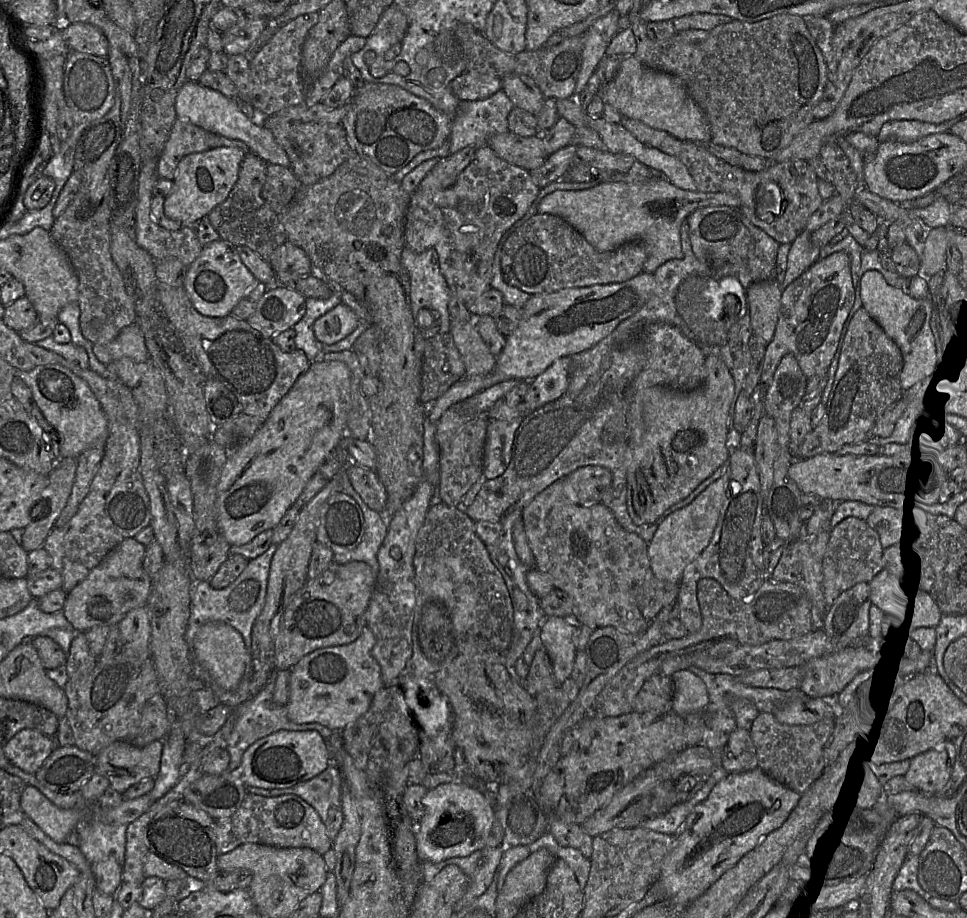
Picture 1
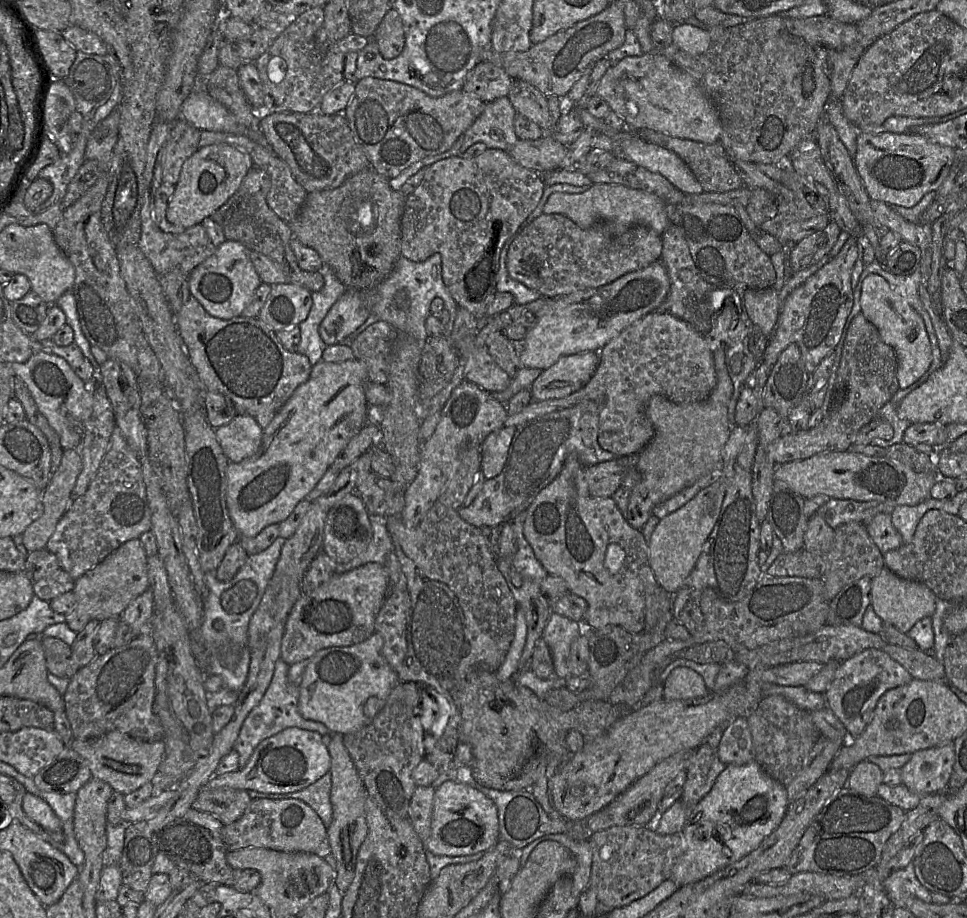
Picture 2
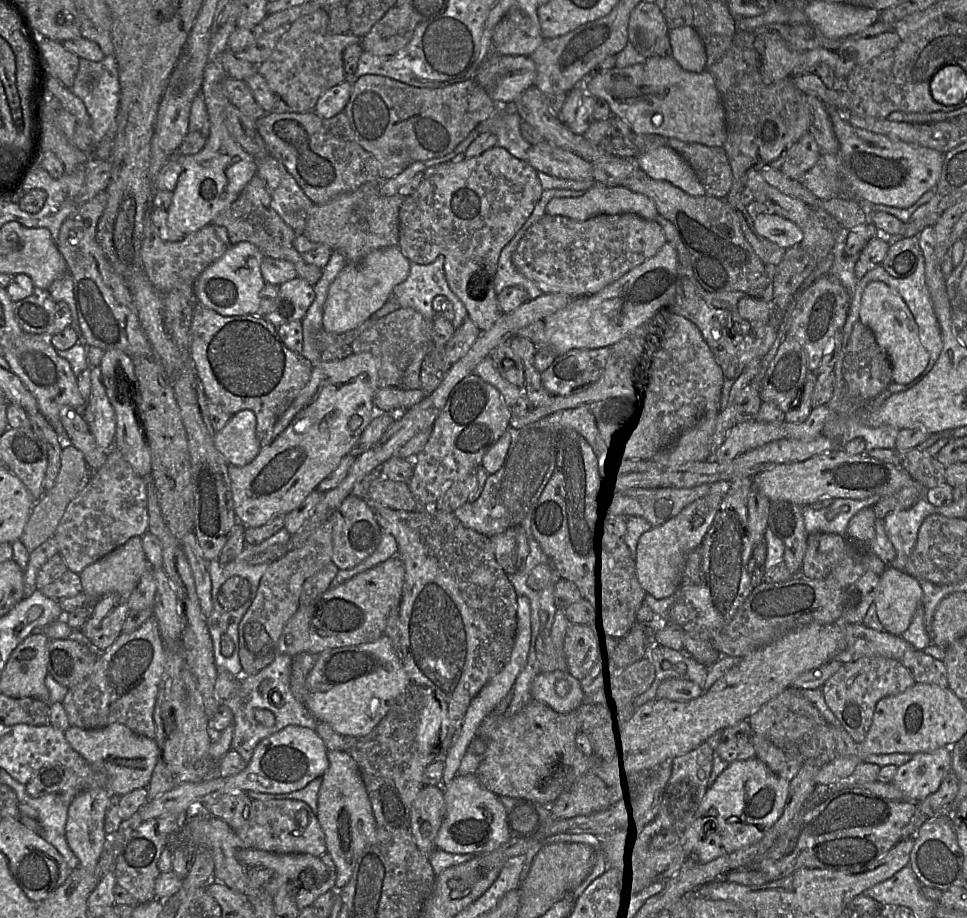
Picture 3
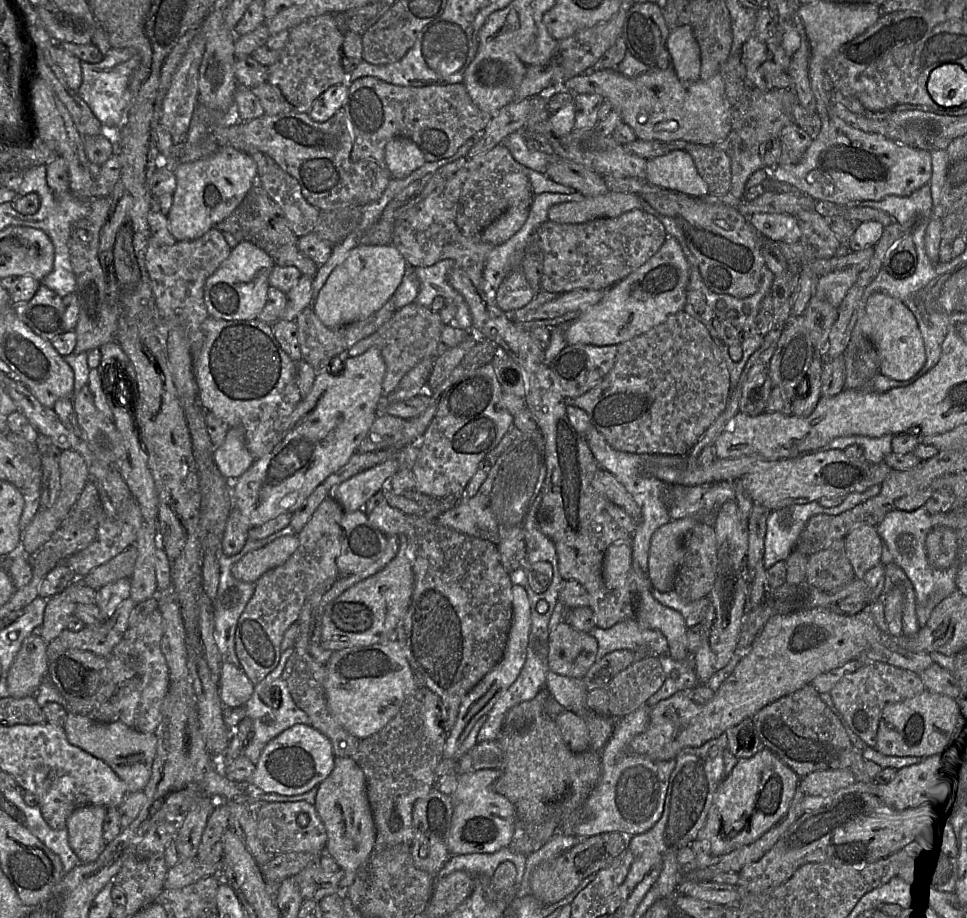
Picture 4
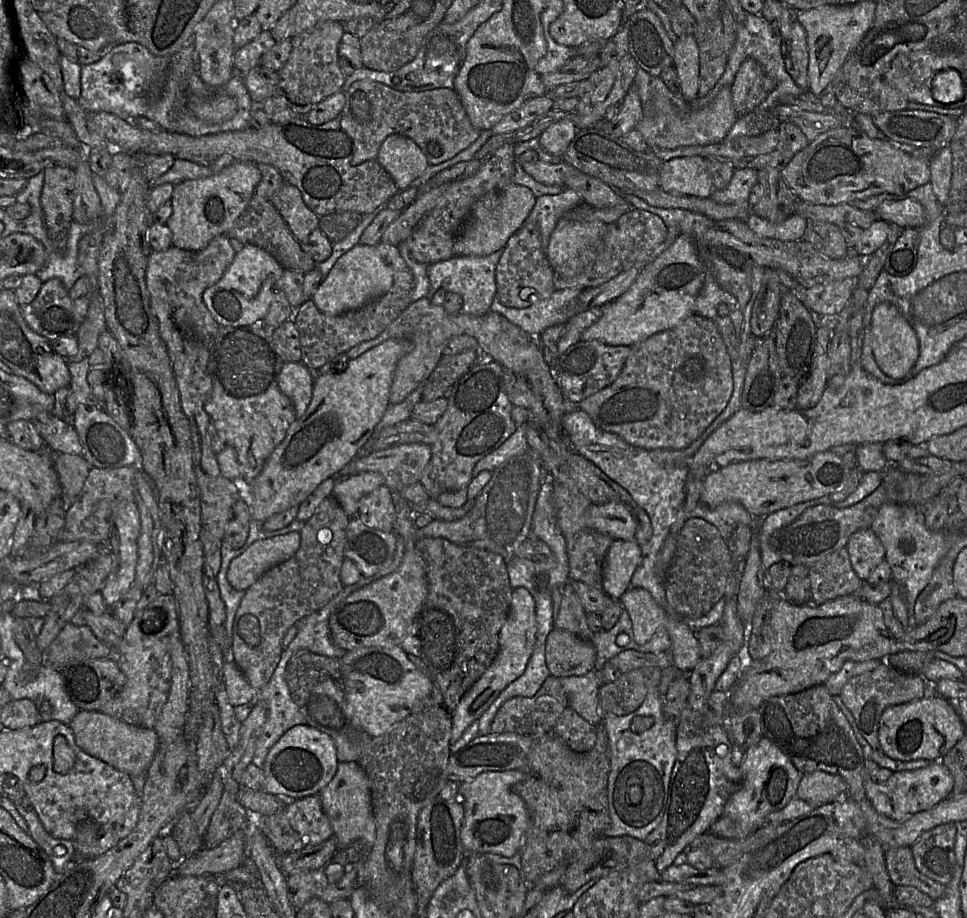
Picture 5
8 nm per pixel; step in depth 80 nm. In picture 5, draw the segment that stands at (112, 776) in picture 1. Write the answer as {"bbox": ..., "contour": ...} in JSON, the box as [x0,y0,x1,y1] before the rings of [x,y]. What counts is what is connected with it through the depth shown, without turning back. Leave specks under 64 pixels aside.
{"bbox":[69,709,159,776],"contour":[[[80,709],[69,726],[82,750],[129,776],[146,774],[159,746],[158,735],[153,729],[133,726],[97,711]]]}

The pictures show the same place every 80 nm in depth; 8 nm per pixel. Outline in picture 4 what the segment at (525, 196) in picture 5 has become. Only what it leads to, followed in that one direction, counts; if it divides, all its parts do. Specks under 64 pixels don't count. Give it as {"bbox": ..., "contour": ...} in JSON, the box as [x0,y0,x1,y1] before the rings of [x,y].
{"bbox":[482,199,533,246],"contour":[[[526,199],[518,205],[509,207],[499,218],[482,232],[485,243],[500,246],[508,241],[527,220],[533,199]]]}

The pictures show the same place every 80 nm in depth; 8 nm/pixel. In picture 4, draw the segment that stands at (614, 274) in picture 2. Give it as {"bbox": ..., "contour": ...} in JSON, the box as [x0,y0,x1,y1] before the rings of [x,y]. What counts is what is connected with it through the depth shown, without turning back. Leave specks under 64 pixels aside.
{"bbox":[532,209,666,294],"contour":[[[643,209],[581,224],[547,220],[532,235],[532,241],[543,254],[541,289],[555,294],[573,290],[608,290],[644,265],[666,239],[664,225]]]}

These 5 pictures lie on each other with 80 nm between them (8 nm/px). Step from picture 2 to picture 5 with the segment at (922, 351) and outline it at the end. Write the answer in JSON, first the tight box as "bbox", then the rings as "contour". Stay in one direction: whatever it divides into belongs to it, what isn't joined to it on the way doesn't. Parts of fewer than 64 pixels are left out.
{"bbox":[871,304,919,379],"contour":[[[892,304],[875,306],[871,318],[871,347],[880,370],[894,379],[903,378],[915,365],[919,357],[919,340],[909,322]]]}

